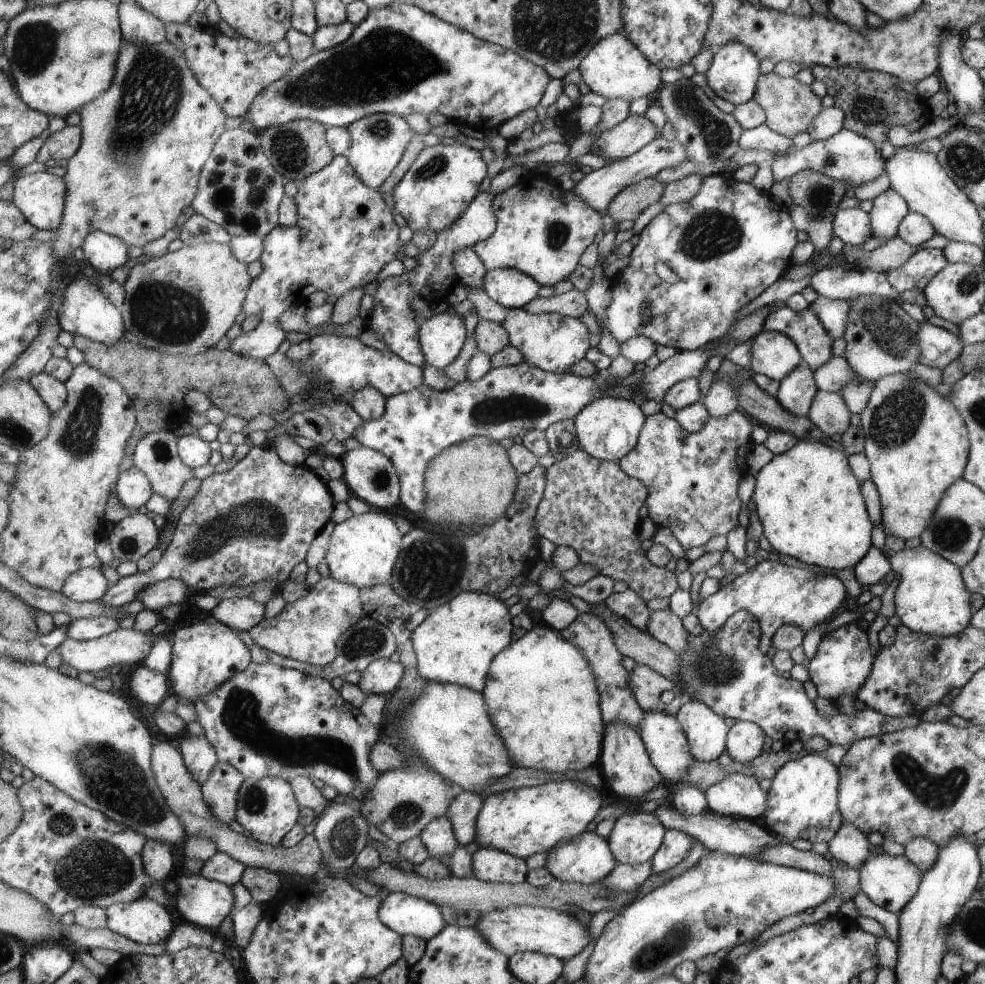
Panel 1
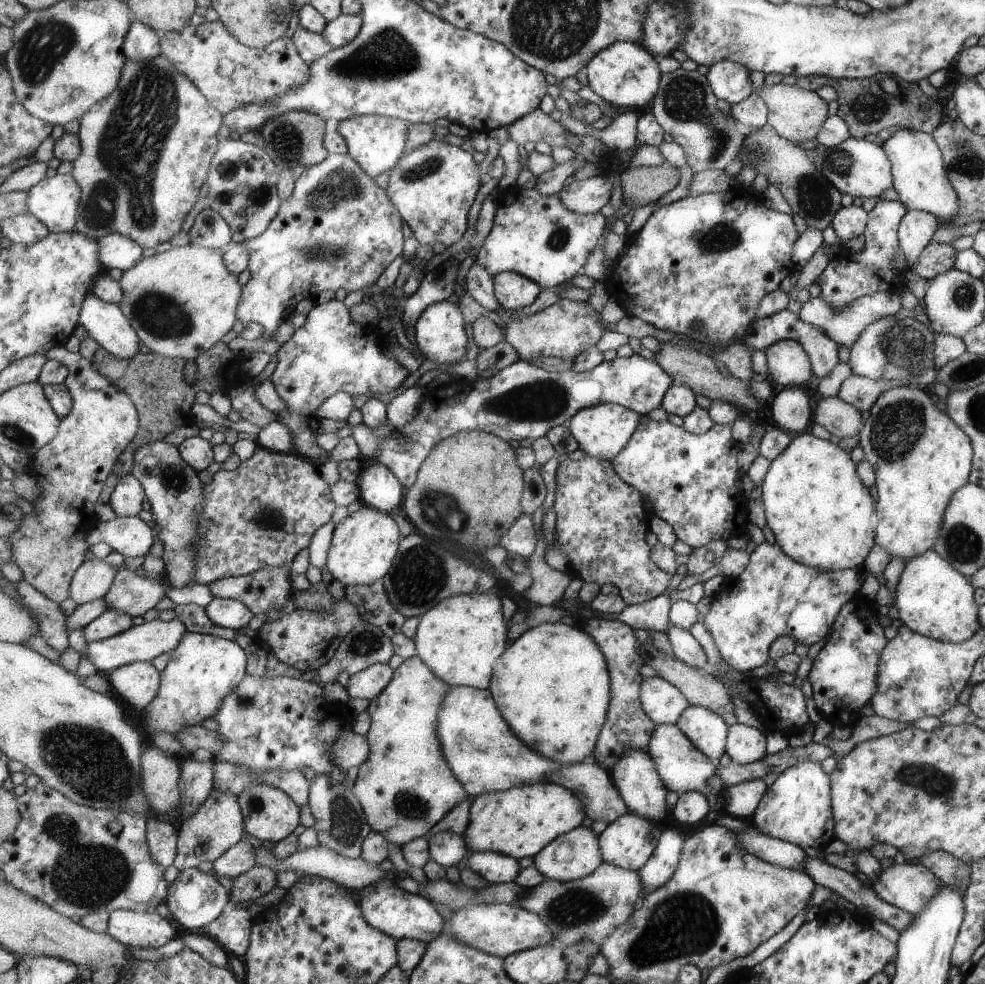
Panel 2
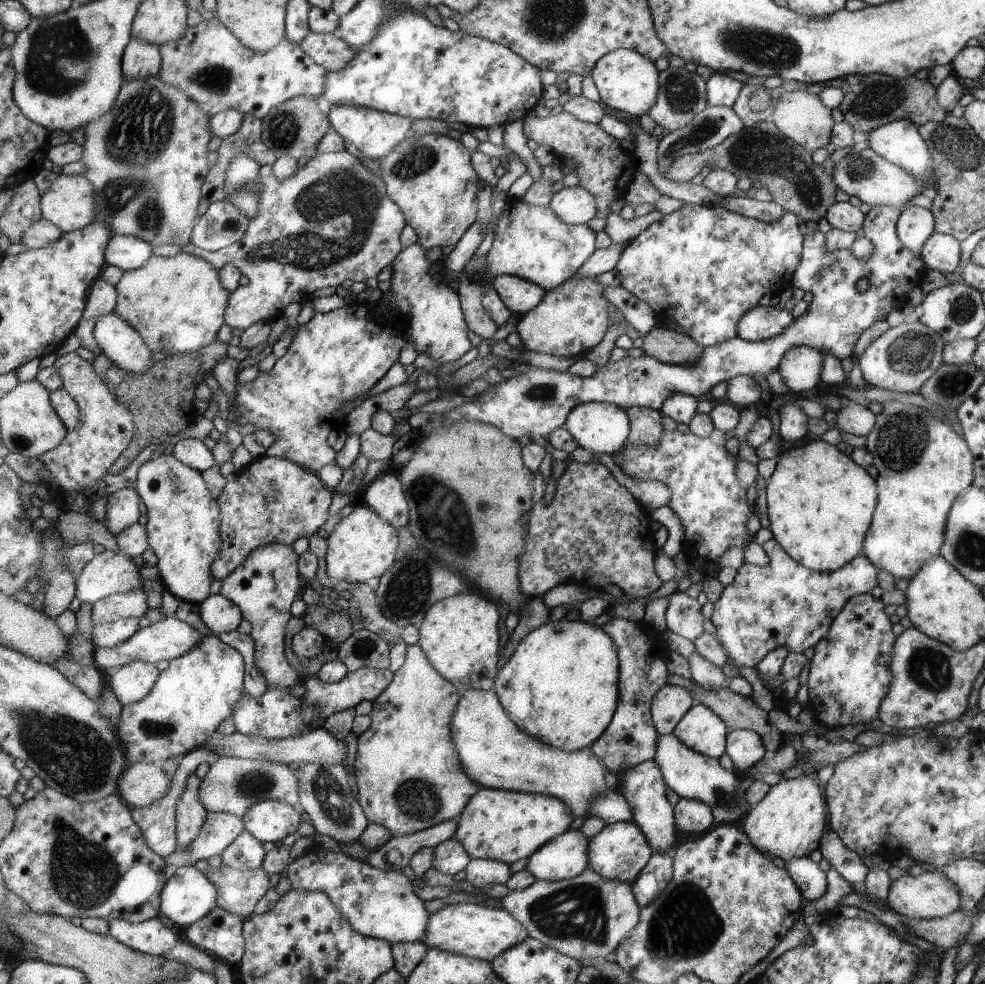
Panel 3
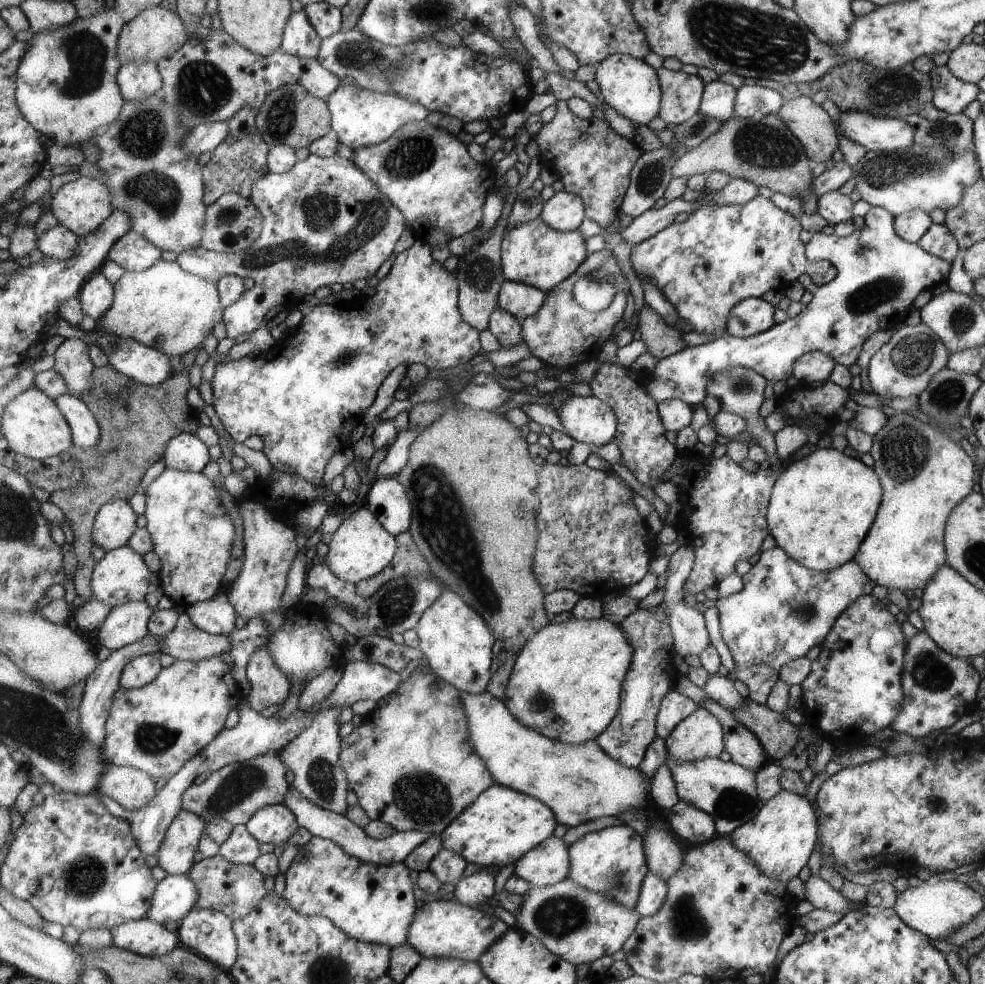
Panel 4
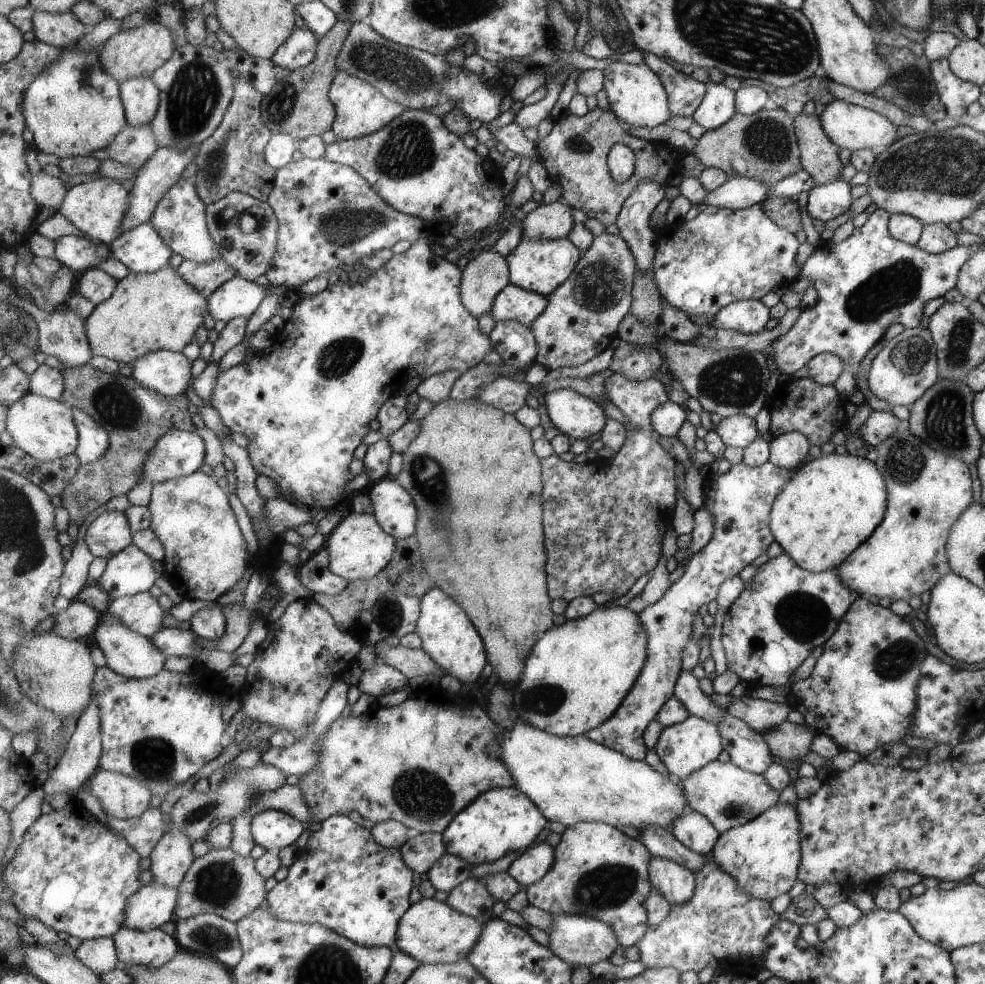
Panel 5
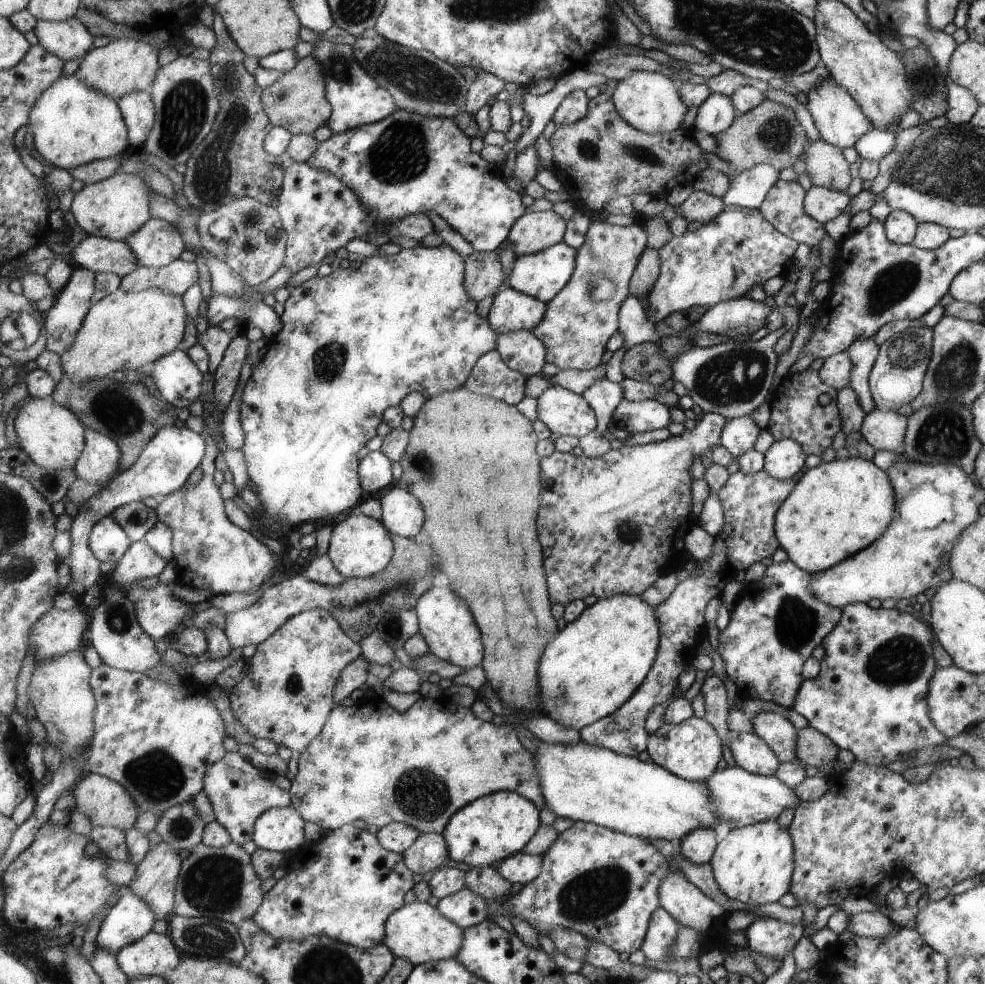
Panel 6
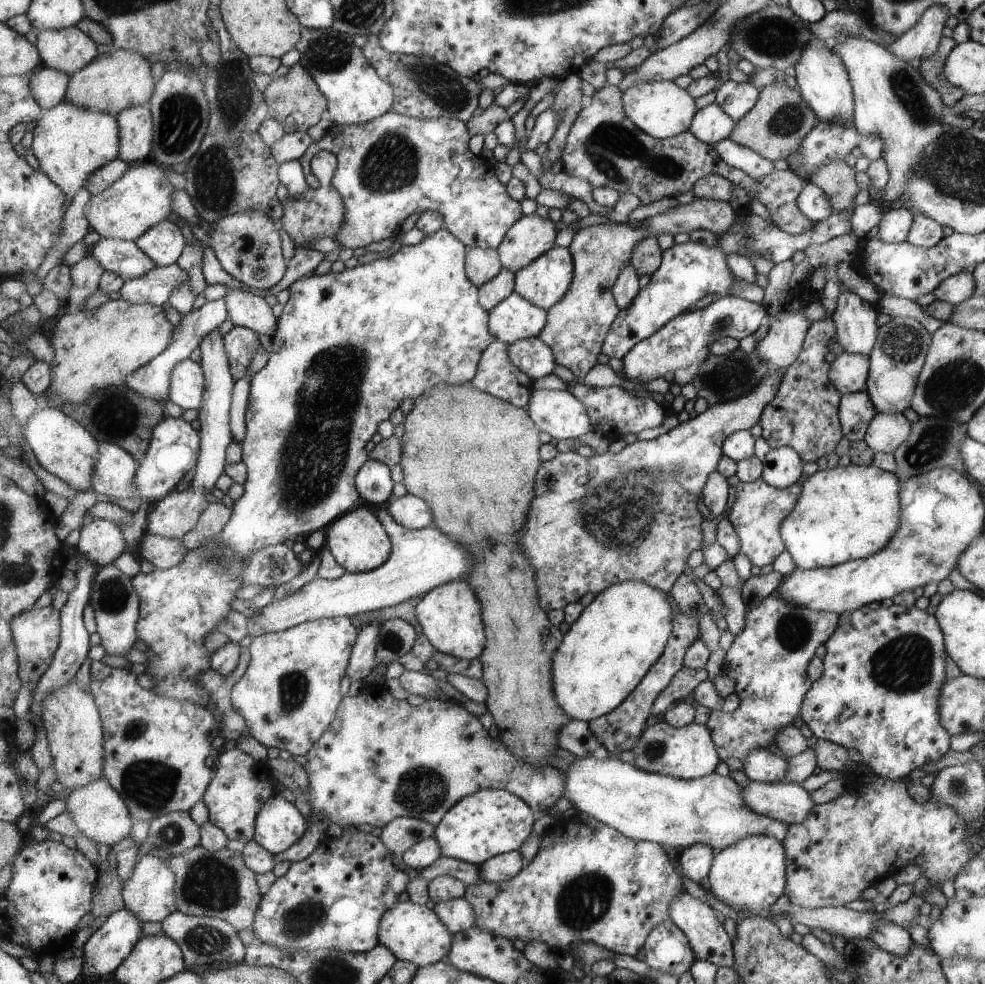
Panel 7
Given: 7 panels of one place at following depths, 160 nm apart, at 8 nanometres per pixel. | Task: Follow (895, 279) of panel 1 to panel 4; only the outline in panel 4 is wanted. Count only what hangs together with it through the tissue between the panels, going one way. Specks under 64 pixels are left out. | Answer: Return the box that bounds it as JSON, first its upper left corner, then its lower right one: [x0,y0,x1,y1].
[916,223,958,261]

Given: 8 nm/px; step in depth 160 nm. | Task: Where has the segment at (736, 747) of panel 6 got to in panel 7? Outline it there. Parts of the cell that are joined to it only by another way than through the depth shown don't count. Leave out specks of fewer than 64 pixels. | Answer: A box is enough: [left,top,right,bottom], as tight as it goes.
[741,749,786,783]

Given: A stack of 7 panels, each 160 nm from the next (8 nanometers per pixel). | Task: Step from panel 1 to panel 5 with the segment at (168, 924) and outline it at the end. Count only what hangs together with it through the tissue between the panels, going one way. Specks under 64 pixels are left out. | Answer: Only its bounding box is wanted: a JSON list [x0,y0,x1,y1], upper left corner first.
[112,927,182,968]

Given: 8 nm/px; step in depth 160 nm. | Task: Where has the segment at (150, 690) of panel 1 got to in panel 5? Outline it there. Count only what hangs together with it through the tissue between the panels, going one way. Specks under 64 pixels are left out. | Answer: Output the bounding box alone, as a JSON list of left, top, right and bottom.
[94,614,167,678]

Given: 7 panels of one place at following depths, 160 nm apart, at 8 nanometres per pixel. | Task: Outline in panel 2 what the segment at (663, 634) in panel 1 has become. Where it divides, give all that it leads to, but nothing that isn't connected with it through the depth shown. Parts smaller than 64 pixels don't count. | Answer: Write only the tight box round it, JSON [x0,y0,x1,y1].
[667,624,706,669]

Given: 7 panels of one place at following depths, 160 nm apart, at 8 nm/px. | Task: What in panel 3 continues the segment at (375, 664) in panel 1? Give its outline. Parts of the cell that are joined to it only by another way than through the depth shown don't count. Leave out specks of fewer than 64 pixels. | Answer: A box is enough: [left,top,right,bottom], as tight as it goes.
[298,667,394,734]

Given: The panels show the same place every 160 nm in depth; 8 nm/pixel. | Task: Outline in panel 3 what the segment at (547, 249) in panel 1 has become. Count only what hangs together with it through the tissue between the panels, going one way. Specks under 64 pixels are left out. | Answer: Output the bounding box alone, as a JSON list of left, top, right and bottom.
[487,198,597,291]

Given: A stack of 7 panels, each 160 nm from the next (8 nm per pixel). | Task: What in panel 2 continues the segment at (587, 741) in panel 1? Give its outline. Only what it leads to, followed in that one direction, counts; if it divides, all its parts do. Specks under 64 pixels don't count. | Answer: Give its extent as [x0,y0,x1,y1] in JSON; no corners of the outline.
[490,622,612,766]

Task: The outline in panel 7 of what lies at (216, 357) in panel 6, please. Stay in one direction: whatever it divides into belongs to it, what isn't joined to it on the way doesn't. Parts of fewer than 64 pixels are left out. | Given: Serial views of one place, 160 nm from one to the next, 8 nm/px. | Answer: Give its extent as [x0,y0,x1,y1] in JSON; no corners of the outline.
[120,264,189,327]

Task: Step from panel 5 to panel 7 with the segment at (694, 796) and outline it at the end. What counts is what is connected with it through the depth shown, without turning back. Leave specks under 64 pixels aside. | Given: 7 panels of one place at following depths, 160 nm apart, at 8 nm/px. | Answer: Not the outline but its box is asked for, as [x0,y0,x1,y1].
[742,781,815,826]

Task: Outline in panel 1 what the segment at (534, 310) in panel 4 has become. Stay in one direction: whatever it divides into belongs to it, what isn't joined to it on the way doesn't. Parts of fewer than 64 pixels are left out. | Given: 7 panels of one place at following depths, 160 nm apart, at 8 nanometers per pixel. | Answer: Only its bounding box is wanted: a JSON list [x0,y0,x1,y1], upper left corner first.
[484,267,542,309]

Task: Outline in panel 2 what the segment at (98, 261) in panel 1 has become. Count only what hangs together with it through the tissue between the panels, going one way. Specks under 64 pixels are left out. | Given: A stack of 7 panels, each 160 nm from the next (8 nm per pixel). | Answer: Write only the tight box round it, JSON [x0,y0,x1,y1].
[98,233,144,272]

